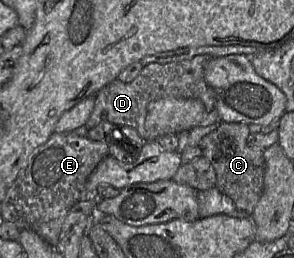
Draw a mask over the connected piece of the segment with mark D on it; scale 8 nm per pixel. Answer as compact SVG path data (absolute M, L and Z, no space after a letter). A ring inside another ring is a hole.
M197 55L189 60L165 64L150 63L143 67L140 74L131 82L115 79L95 94L94 109L85 125L91 129L101 122L134 128L145 139L145 119L150 102L161 98L192 98L202 101L207 111L216 109L215 93L204 79L205 66L210 57Z

